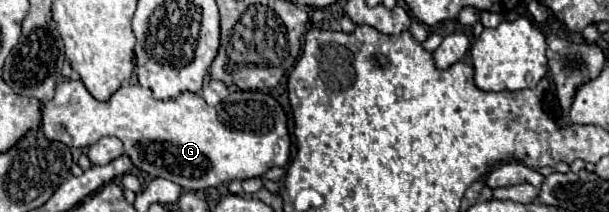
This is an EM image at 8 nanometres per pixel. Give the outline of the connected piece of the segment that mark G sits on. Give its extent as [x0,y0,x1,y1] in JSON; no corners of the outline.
[42,80,290,190]

